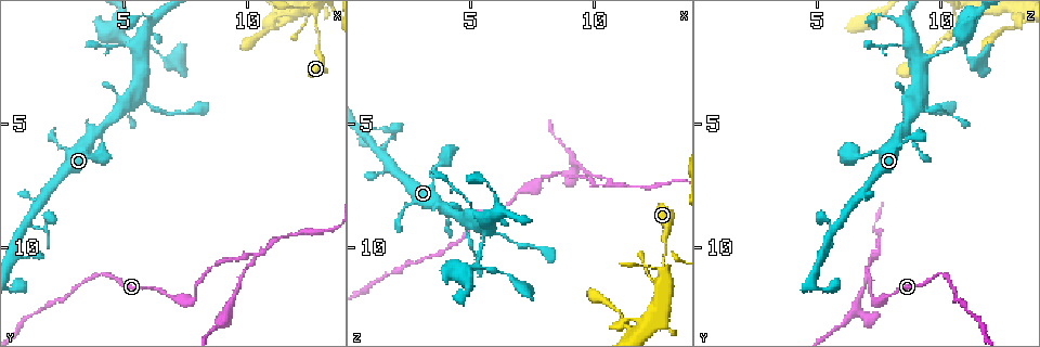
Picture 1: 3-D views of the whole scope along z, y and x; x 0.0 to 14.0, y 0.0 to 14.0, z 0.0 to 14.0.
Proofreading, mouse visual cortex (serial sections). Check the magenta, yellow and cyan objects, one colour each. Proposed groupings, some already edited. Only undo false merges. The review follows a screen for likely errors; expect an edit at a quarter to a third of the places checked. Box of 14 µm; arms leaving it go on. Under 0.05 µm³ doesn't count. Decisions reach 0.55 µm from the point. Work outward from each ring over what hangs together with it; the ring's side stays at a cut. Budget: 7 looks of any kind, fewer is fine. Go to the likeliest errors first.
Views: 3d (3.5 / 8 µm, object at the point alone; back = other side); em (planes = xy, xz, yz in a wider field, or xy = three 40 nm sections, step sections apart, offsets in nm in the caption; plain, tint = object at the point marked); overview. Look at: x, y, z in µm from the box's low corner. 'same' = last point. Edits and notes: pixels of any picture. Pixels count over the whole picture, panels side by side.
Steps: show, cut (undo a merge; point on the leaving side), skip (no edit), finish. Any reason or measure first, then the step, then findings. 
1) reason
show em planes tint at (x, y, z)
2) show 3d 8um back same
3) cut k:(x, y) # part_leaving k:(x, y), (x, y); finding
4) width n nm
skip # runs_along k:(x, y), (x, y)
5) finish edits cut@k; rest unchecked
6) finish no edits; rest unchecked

thick turns thin
show 3d 8um at (7.9, 12.0, 7.3)

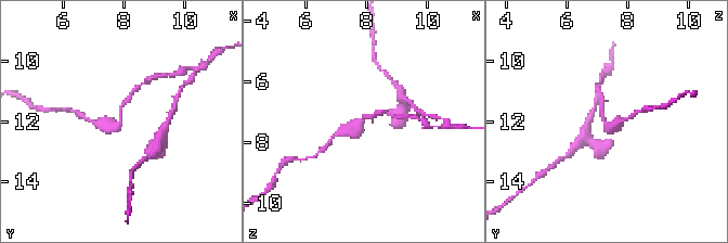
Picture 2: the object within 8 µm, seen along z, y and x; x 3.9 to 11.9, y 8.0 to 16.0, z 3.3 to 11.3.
arm_widths 150, 300 nm; shape alone is not enough
show em xy step 1 tint at (7.8, 12.1, 7.3)

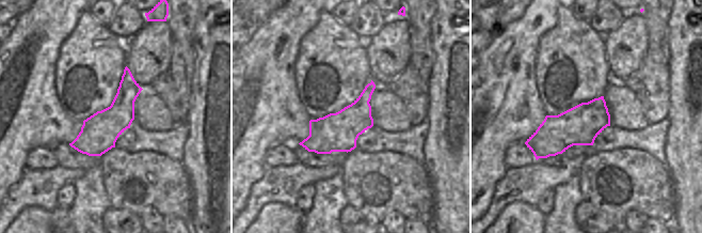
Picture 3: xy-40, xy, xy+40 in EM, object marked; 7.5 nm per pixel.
skip # continuous, no second cell

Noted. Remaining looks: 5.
three-way junction
show 3d 3.5um at (10.7, 10.1, 7.5)

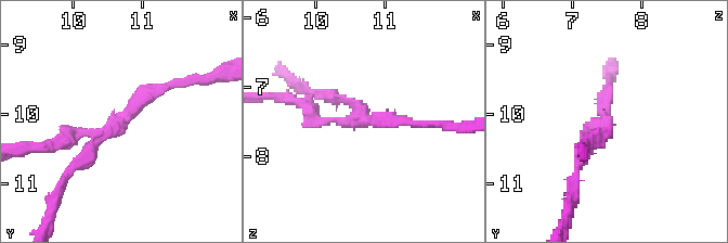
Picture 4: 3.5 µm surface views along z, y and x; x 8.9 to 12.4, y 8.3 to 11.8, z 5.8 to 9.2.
arms 3; arm_widths 150, 150, 200 nm
show em planes tint at (10.65, 10.15, 7.40)

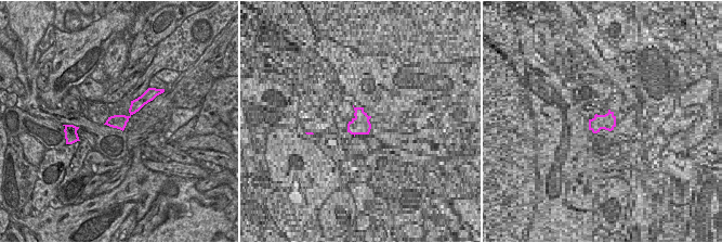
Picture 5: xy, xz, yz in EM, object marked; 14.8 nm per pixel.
cut 4:(88, 154) # two cells meet here

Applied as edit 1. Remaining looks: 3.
finish edits cut@4; rest unchecked

